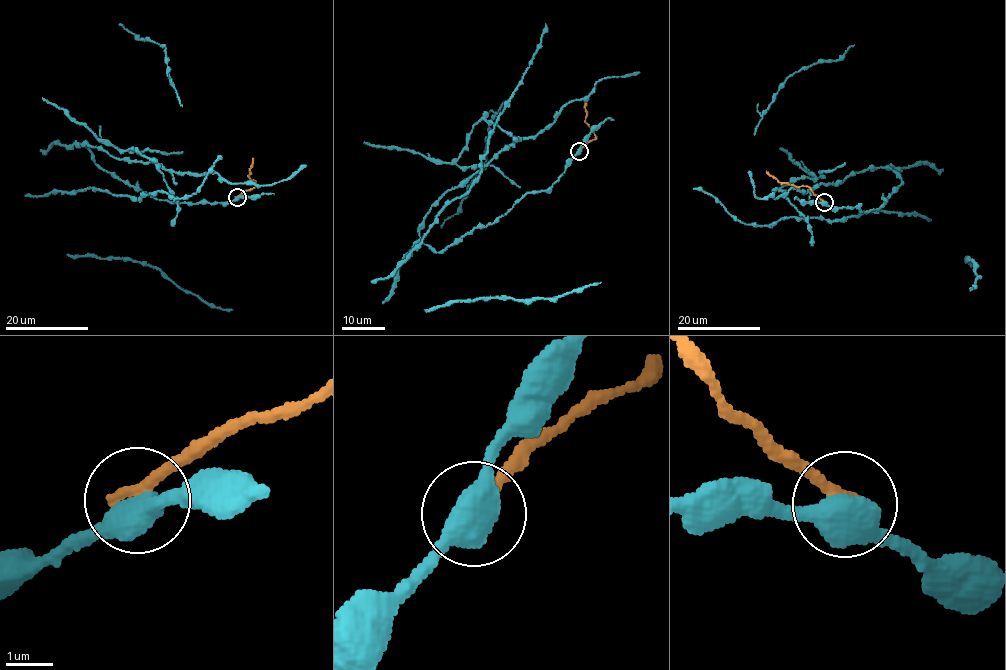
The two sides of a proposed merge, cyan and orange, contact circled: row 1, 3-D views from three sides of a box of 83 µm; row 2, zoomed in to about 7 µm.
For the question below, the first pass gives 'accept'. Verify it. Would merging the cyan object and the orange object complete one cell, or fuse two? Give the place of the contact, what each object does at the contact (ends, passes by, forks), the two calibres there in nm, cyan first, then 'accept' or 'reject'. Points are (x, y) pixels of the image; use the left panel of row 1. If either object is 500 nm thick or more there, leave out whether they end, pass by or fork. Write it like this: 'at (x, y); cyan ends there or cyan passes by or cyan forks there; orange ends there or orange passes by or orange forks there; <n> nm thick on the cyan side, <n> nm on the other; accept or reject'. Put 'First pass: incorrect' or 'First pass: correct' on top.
First pass: incorrect
at (237, 197); 550 nm thick on the cyan side, 280 nm on the other; reject

